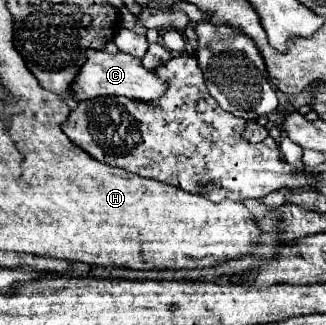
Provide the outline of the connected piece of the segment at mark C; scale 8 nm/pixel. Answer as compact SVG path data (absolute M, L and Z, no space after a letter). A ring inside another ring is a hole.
M87 50L87 62L83 64L83 70L79 70L79 76L73 84L73 96L75 100L89 100L97 96L125 96L139 102L157 102L161 94L167 90L167 82L159 78L153 70L147 70L141 60L133 54L107 54L103 50Z

